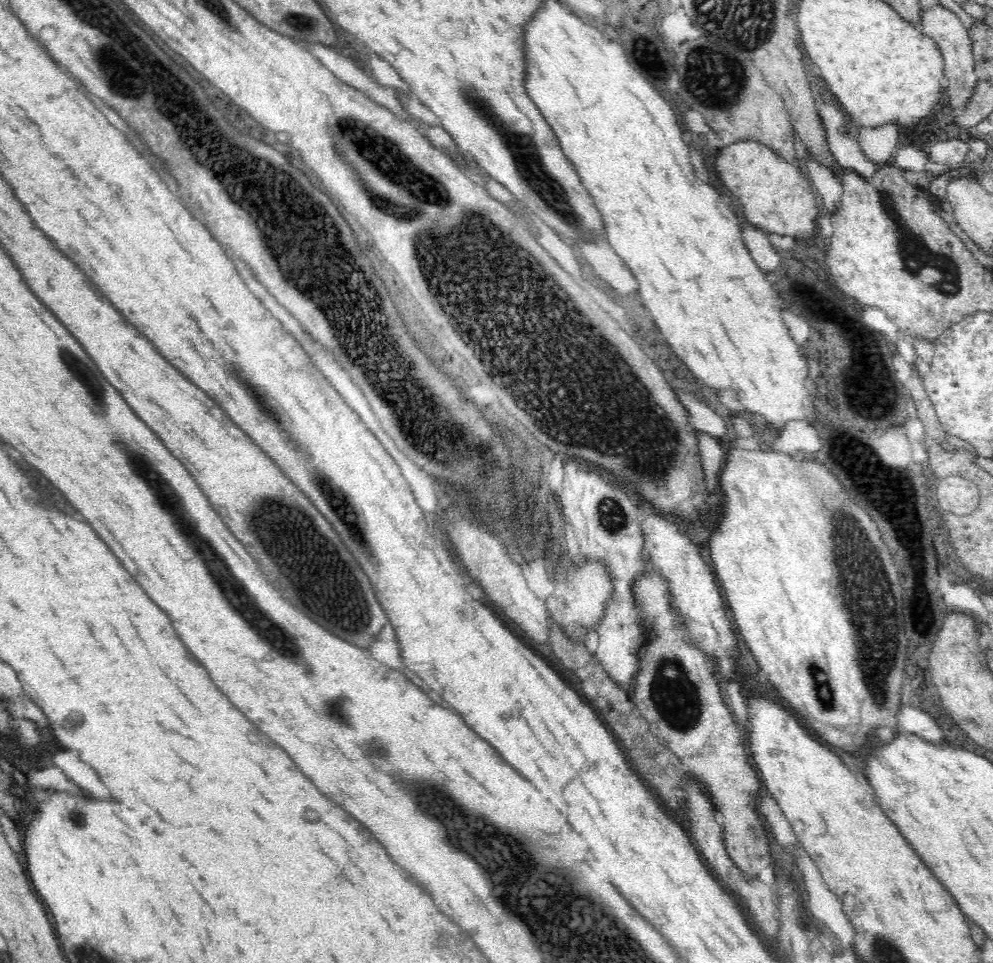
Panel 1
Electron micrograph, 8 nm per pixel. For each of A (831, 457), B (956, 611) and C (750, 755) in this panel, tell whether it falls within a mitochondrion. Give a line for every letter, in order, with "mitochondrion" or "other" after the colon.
A: mitochondrion
B: other
C: other

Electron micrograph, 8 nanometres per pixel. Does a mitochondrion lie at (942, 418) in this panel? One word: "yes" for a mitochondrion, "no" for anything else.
no

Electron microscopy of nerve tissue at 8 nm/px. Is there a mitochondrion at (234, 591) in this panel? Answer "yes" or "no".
yes

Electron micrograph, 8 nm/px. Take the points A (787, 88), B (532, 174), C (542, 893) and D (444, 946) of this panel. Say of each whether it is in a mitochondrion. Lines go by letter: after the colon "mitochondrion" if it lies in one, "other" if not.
A: other
B: mitochondrion
C: mitochondrion
D: mitochondrion

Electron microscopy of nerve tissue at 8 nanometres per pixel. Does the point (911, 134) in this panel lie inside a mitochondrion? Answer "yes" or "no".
no

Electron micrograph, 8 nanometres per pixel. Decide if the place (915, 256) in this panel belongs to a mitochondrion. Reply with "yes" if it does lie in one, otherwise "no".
yes

